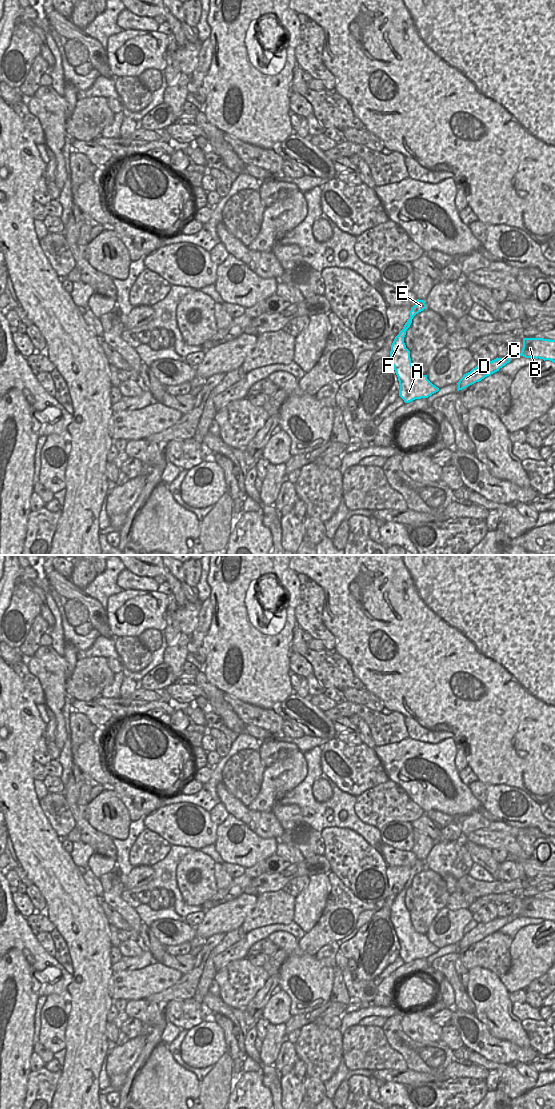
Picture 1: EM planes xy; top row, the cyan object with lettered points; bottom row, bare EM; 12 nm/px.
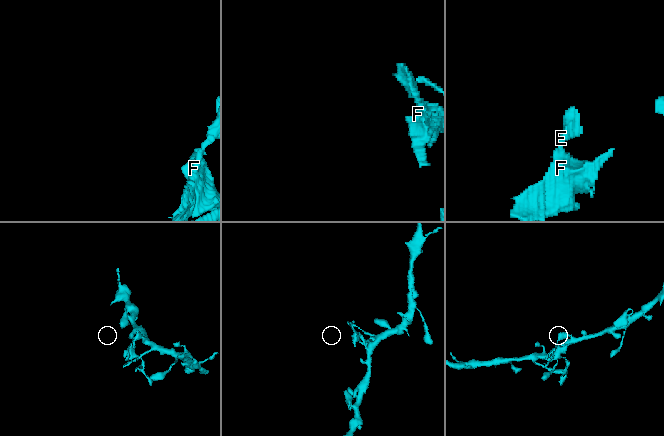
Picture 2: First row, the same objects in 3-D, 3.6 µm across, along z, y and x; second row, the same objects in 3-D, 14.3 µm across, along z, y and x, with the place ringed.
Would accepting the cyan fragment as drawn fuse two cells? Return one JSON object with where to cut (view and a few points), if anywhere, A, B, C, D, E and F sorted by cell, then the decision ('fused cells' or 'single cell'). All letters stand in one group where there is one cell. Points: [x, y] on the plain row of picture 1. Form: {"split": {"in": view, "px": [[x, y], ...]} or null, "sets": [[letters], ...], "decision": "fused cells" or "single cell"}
{"split": {"in": "xy", "px": [[411, 870], [415, 874]]}, "sets": [["A", "F"], ["B", "C", "D", "E"]], "decision": "fused cells"}

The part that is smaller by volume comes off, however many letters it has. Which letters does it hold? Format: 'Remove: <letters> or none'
Remove: A, F

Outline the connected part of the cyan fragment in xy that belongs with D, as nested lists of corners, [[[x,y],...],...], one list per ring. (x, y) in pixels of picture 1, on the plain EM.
[[[508,916],[503,918],[496,918],[488,923],[478,923],[478,925],[473,928],[470,932],[463,935],[463,937],[459,940],[458,951],[462,950],[476,942],[481,941],[485,937],[499,931],[500,928],[505,926],[510,922]]]

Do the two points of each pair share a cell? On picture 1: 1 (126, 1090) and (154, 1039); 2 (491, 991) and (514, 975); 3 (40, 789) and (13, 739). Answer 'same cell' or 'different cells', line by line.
1: same cell
2: different cells
3: different cells

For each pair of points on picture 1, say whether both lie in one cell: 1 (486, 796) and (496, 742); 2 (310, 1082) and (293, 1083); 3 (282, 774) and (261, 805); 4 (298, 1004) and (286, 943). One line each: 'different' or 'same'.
1: different
2: different
3: same
4: same

